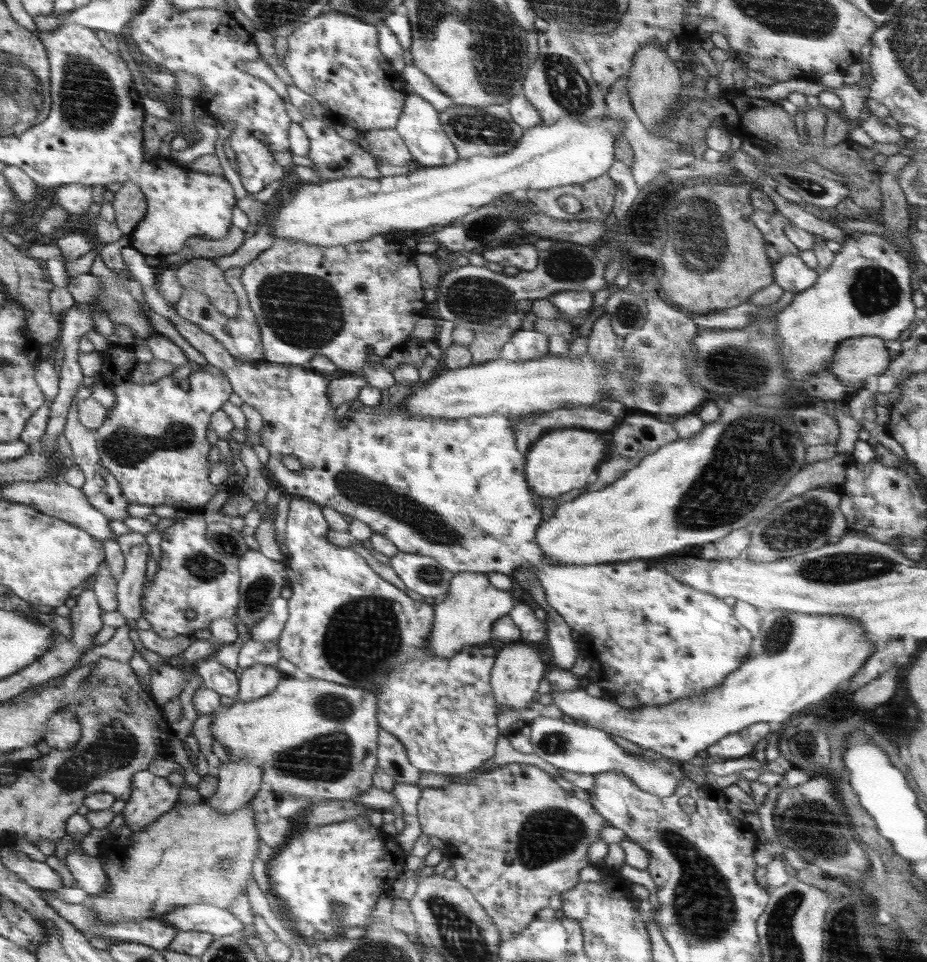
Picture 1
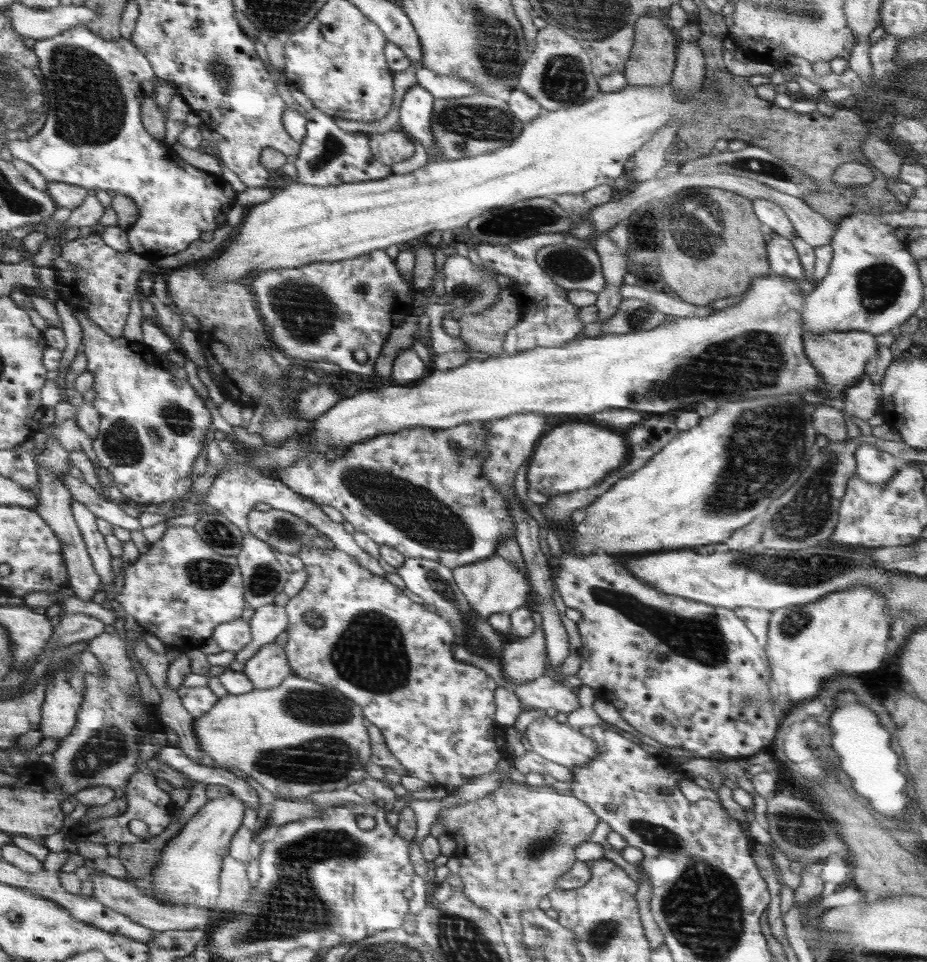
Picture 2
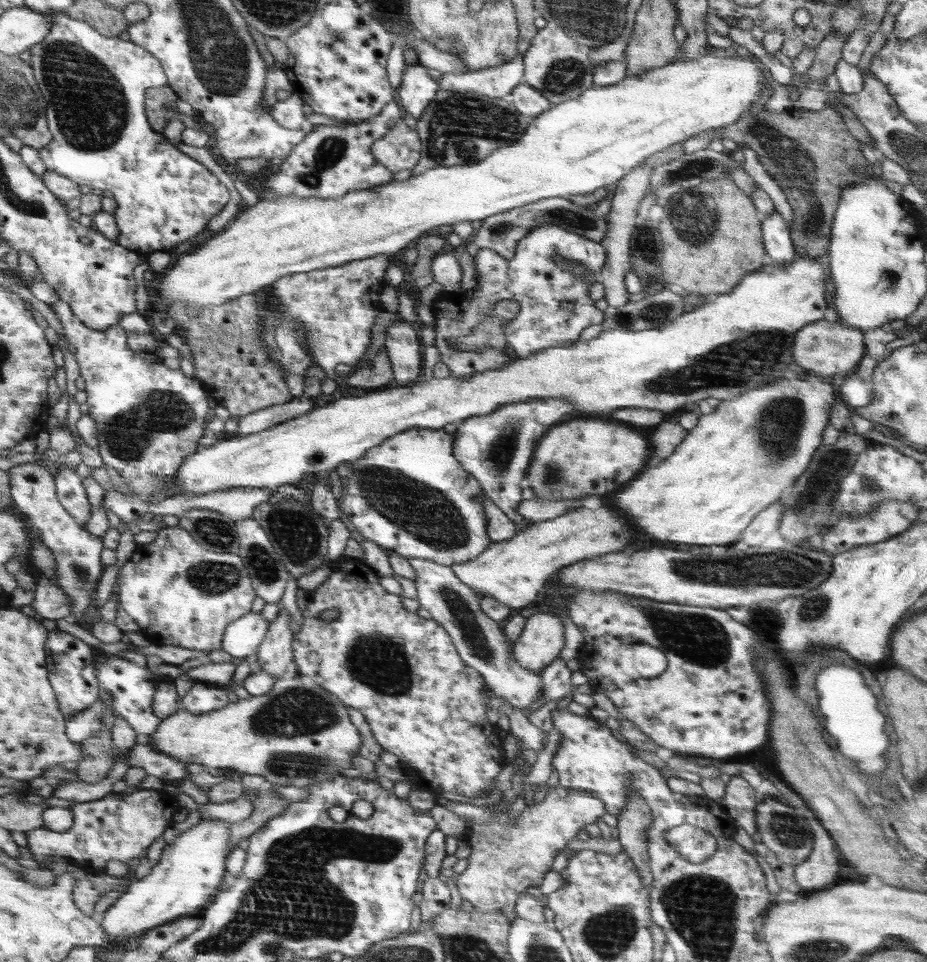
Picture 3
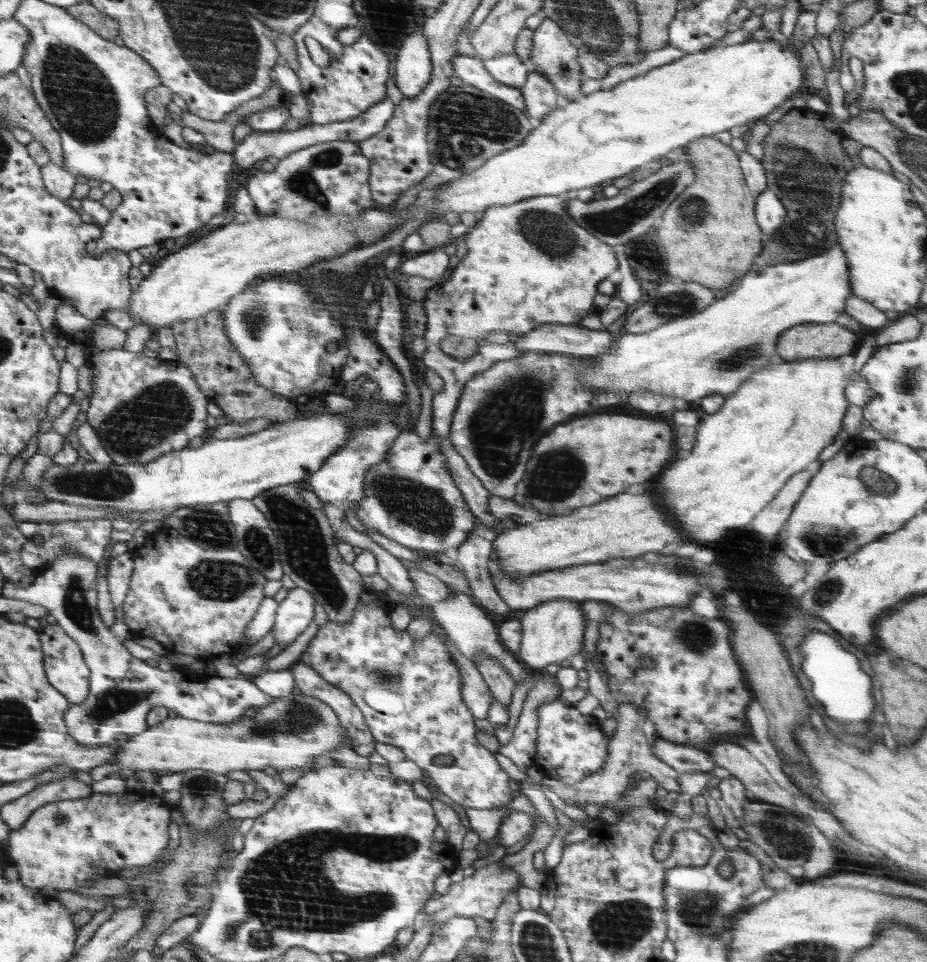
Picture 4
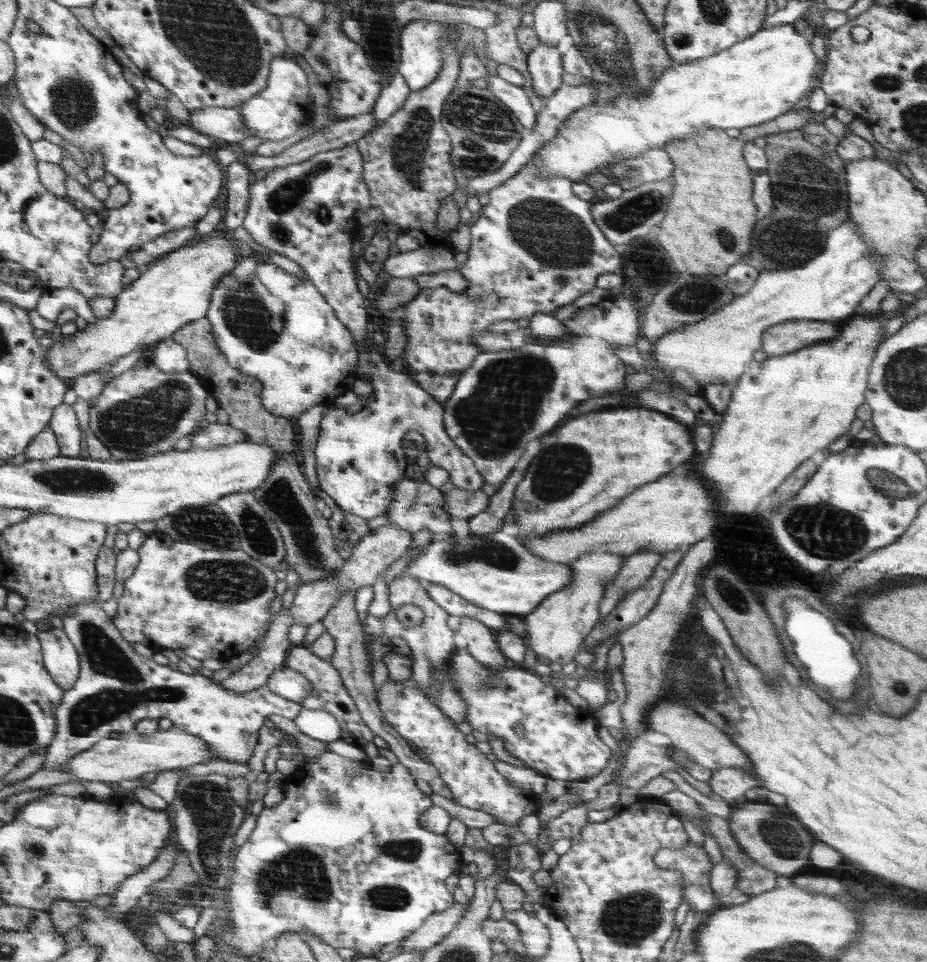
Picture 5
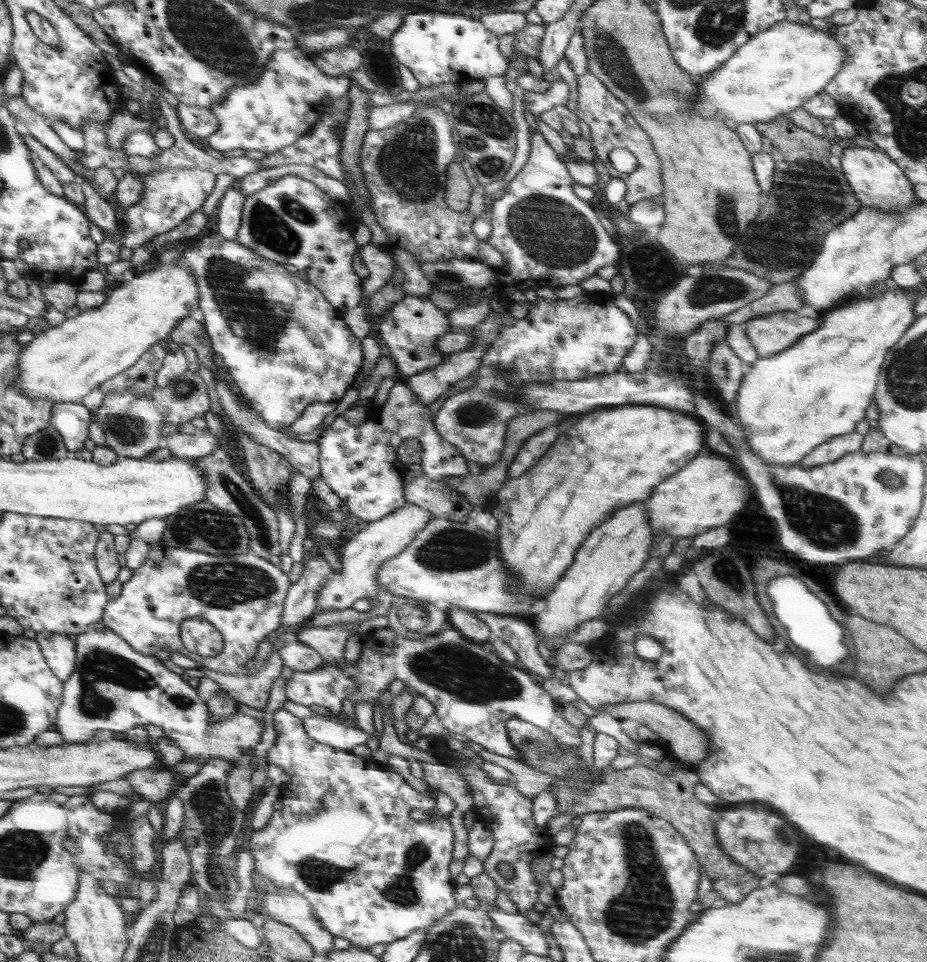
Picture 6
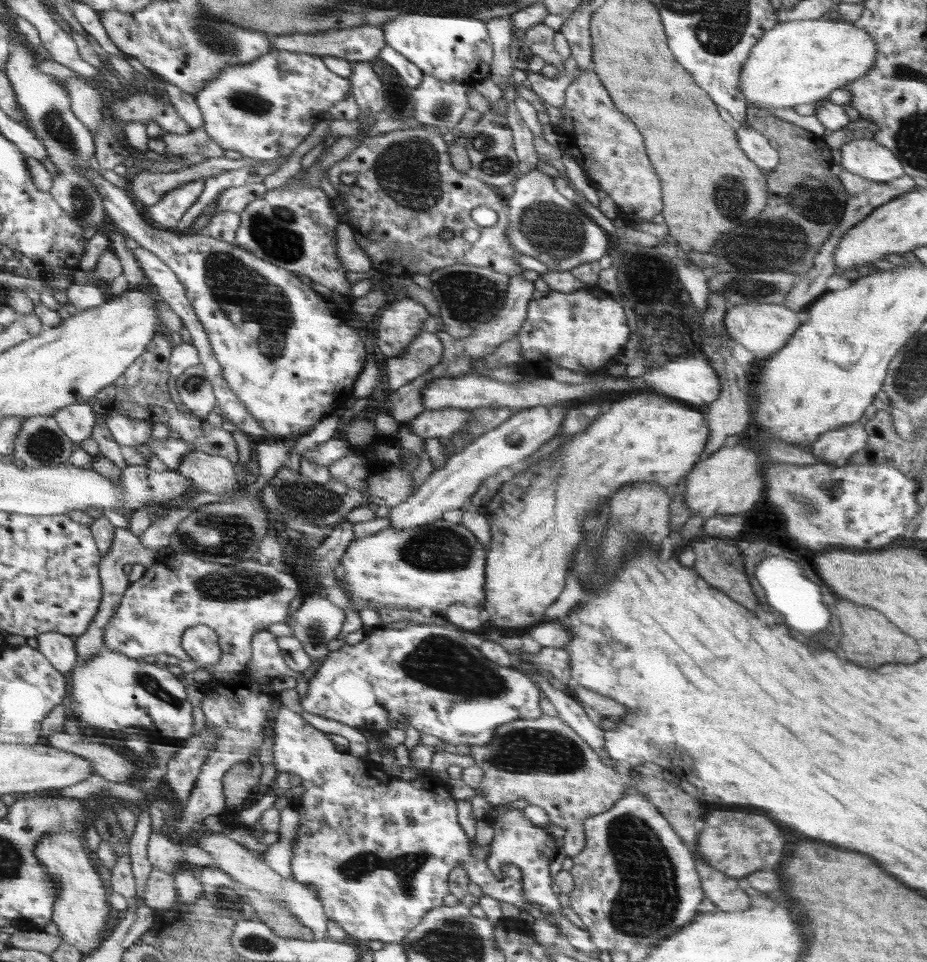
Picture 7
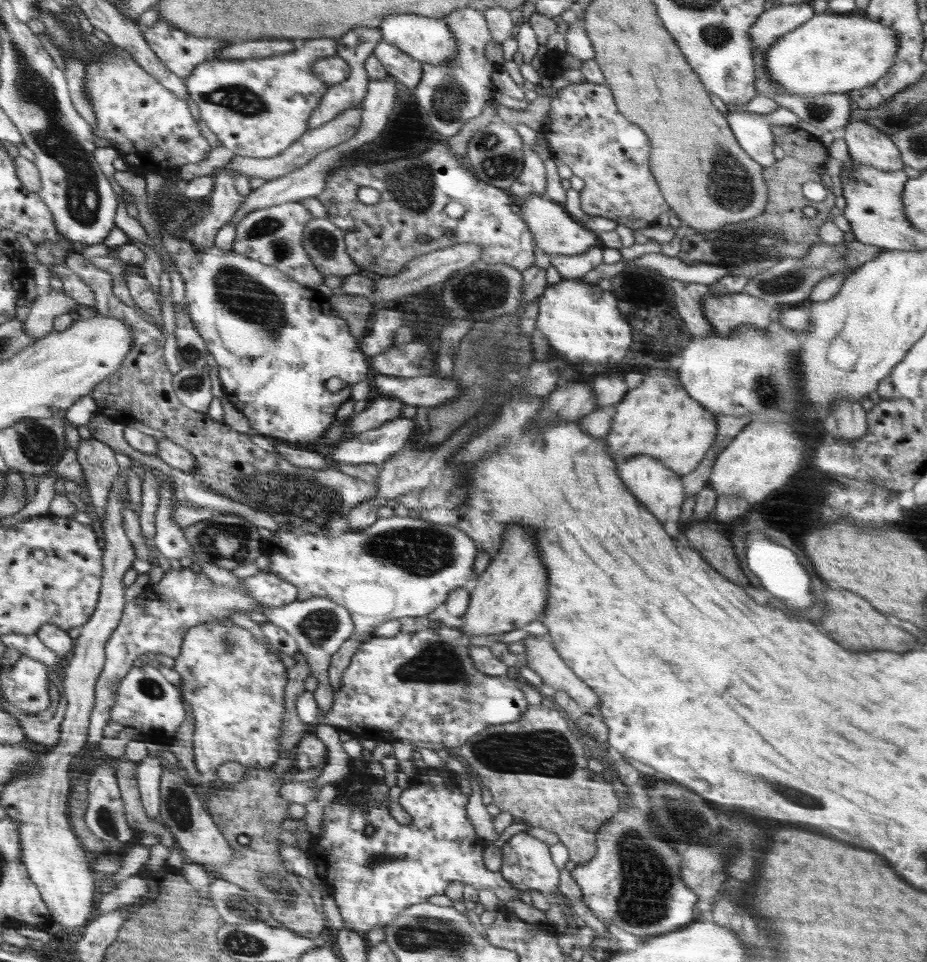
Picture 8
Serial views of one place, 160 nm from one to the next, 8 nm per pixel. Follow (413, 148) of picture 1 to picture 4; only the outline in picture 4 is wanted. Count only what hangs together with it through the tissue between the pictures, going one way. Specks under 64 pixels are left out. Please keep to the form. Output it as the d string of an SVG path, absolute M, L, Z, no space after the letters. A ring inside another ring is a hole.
M412 32L400 52L394 57L396 63L396 86L404 97L414 98L422 93L430 82L432 61L427 40L421 32Z

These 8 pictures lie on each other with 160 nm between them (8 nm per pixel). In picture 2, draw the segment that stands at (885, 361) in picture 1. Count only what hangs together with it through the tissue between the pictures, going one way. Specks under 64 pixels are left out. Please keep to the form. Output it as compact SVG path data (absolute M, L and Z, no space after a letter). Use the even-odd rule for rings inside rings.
M828 331L819 335L812 333L802 335L806 358L820 373L823 382L832 386L845 385L847 388L860 380L865 374L866 363L878 354L879 344L874 337L875 335L865 331Z

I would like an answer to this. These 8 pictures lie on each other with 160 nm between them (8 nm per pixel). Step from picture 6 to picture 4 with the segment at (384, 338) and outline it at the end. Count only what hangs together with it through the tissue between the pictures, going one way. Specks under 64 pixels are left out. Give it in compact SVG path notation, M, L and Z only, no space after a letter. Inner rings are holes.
M463 51L458 54L456 58L453 58L453 62L451 63L455 68L455 76L460 78L464 83L475 86L519 108L524 113L527 112L522 91L496 80L486 68L484 68L482 59L473 55L473 53ZM566 196L531 197L516 204L496 204L488 208L476 226L462 237L466 254L452 270L446 284L432 287L421 301L426 323L423 332L426 350L422 356L422 364L441 376L445 384L443 391L436 393L432 401L432 432L443 437L449 438L451 435L452 419L464 385L474 378L477 372L488 370L494 362L510 360L524 352L514 346L513 340L506 344L496 344L483 339L485 336L495 330L505 330L515 339L546 323L576 325L580 324L581 318L587 313L592 312L600 316L600 310L594 307L593 298L599 292L599 284L618 268L614 247L592 236L568 216L568 212L564 210ZM454 335L476 341L478 350L467 359L445 353L440 344L447 336Z

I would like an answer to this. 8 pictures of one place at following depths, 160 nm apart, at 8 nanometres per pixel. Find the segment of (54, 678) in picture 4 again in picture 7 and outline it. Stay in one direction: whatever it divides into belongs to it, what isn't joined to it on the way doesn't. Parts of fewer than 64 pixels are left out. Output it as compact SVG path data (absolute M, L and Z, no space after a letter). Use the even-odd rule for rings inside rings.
M46 632L36 637L37 650L58 672L70 674L78 661L78 652L71 636L56 632Z

